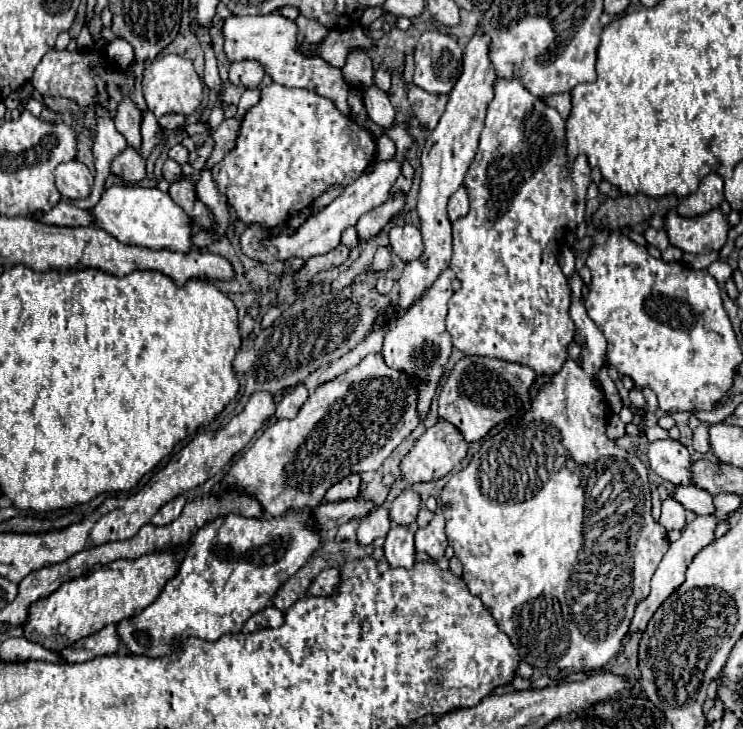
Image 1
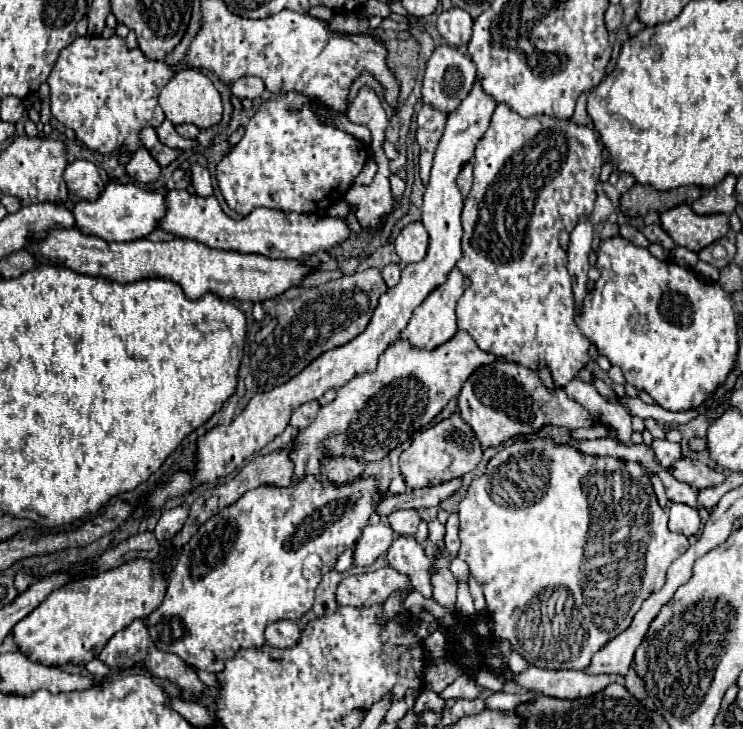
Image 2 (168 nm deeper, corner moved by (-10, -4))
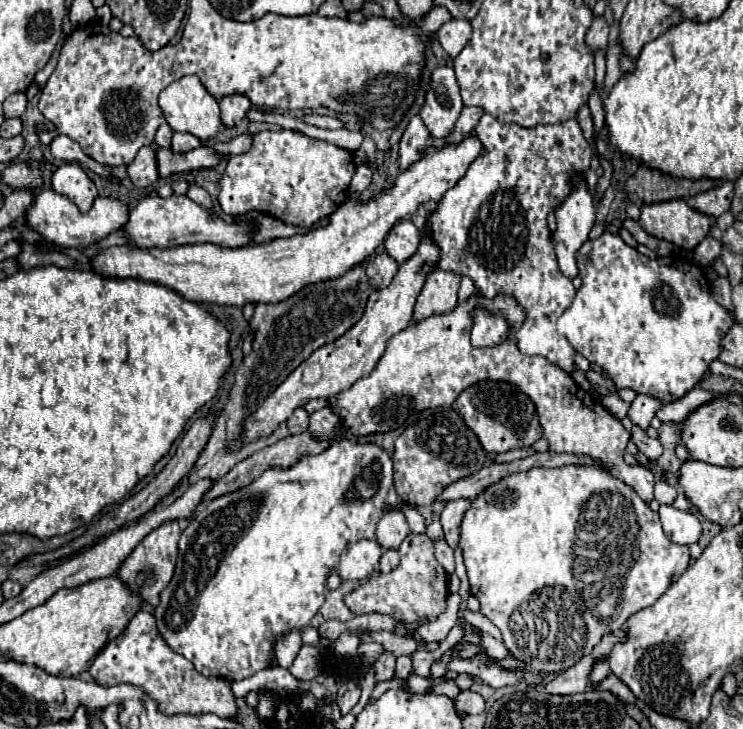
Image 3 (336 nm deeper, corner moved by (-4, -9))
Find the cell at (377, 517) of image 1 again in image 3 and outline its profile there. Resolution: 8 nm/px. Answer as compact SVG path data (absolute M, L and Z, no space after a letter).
M365 539L357 541L353 545L347 545L341 553L341 563L339 563L339 577L345 579L365 579L369 577L379 563L383 549L375 539Z

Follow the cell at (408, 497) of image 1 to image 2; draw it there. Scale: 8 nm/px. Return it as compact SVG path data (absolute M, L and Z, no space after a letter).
M415 510L393 512L387 520L389 520L389 524L391 524L391 528L395 530L397 536L413 536L417 532L419 522L421 522L421 518Z

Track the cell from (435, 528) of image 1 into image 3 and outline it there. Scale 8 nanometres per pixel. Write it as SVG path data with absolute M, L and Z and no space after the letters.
M455 499L455 501L447 501L445 509L441 511L441 525L443 525L443 531L445 531L445 541L453 549L459 543L461 521L463 521L463 515L469 507L471 507L471 499Z

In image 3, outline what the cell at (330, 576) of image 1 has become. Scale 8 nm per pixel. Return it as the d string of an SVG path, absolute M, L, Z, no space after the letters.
M409 533L401 543L401 563L389 575L375 575L345 597L355 615L385 613L403 623L429 623L447 609L447 573L433 555L433 541L427 535Z

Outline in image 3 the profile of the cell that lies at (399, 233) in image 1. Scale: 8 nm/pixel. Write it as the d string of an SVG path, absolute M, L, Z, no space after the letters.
M401 219L389 231L385 239L385 249L389 257L393 257L399 265L403 265L417 251L419 243L421 243L421 237L417 227L409 219Z

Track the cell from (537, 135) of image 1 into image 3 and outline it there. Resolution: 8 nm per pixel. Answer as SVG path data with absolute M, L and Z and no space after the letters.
M485 113L475 133L487 153L471 163L467 173L443 195L427 219L431 239L441 251L435 267L471 277L477 293L483 297L495 297L497 293L513 295L527 313L523 327L509 331L503 317L477 309L471 329L471 343L475 347L491 347L515 337L521 353L547 357L571 373L575 369L575 349L557 333L555 323L571 305L575 287L571 279L559 271L547 227L547 213L555 211L569 195L571 175L581 175L589 169L593 159L591 145L585 141L575 119L561 125L525 129L515 123L499 123Z

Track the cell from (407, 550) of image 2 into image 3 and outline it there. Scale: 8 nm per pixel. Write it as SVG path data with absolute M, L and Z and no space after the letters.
M395 549L383 551L381 563L379 563L379 571L381 571L381 573L389 573L389 571L393 571L397 565L399 565L399 553L397 553Z

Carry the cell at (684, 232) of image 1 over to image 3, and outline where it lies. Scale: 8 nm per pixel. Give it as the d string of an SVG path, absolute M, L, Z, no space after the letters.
M683 199L641 205L639 223L645 233L671 241L681 249L695 249L711 229L711 219L691 209Z

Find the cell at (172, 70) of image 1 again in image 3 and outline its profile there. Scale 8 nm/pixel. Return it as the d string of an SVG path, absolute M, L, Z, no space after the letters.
M195 75L181 77L179 81L173 81L161 95L159 95L159 107L165 113L167 123L173 131L185 131L195 135L201 143L213 139L219 133L221 117L219 117L219 105L213 95L207 93L207 89L201 85L201 81Z

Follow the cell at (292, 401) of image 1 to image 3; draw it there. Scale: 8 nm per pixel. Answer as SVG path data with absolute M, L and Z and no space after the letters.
M303 407L295 409L293 415L287 419L287 429L291 435L297 435L297 433L303 433L305 429L309 427L309 415Z

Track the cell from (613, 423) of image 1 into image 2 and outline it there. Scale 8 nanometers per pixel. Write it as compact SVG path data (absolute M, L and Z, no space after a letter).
M597 423L589 428L574 429L571 433L571 436L575 439L593 440L593 439L604 438L607 436L607 434L608 430L606 426Z

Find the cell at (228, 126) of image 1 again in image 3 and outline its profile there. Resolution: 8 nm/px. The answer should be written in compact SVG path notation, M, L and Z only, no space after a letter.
M171 195L167 199L147 197L131 213L121 231L127 243L137 249L167 249L189 243L215 243L221 247L243 247L249 243L249 231L255 223L225 223L223 219L209 215L203 207L193 203L187 195Z

